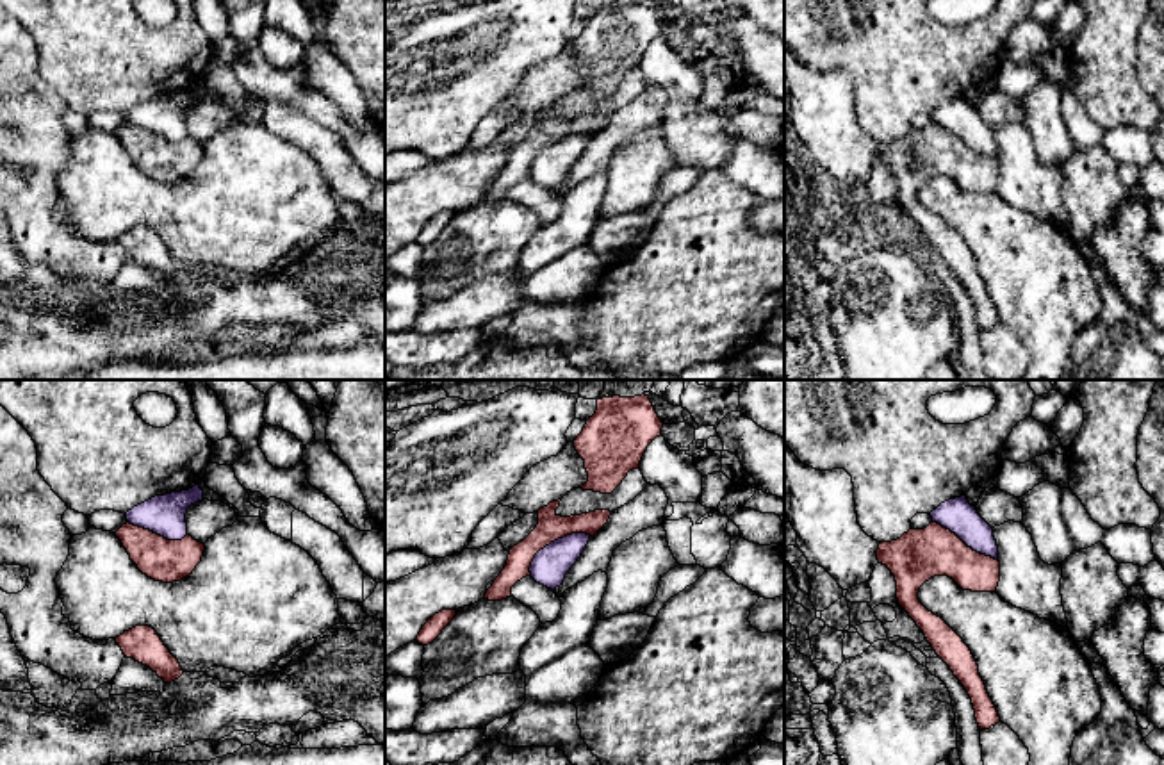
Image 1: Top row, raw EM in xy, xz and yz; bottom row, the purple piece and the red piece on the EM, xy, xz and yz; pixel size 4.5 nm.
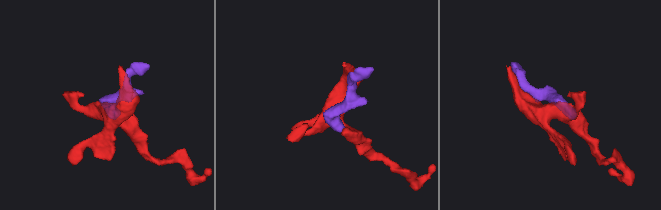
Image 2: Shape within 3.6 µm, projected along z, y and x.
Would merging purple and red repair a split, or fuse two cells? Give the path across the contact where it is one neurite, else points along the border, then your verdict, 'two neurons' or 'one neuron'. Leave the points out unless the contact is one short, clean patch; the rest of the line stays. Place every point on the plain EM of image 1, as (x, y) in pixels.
two neurons

